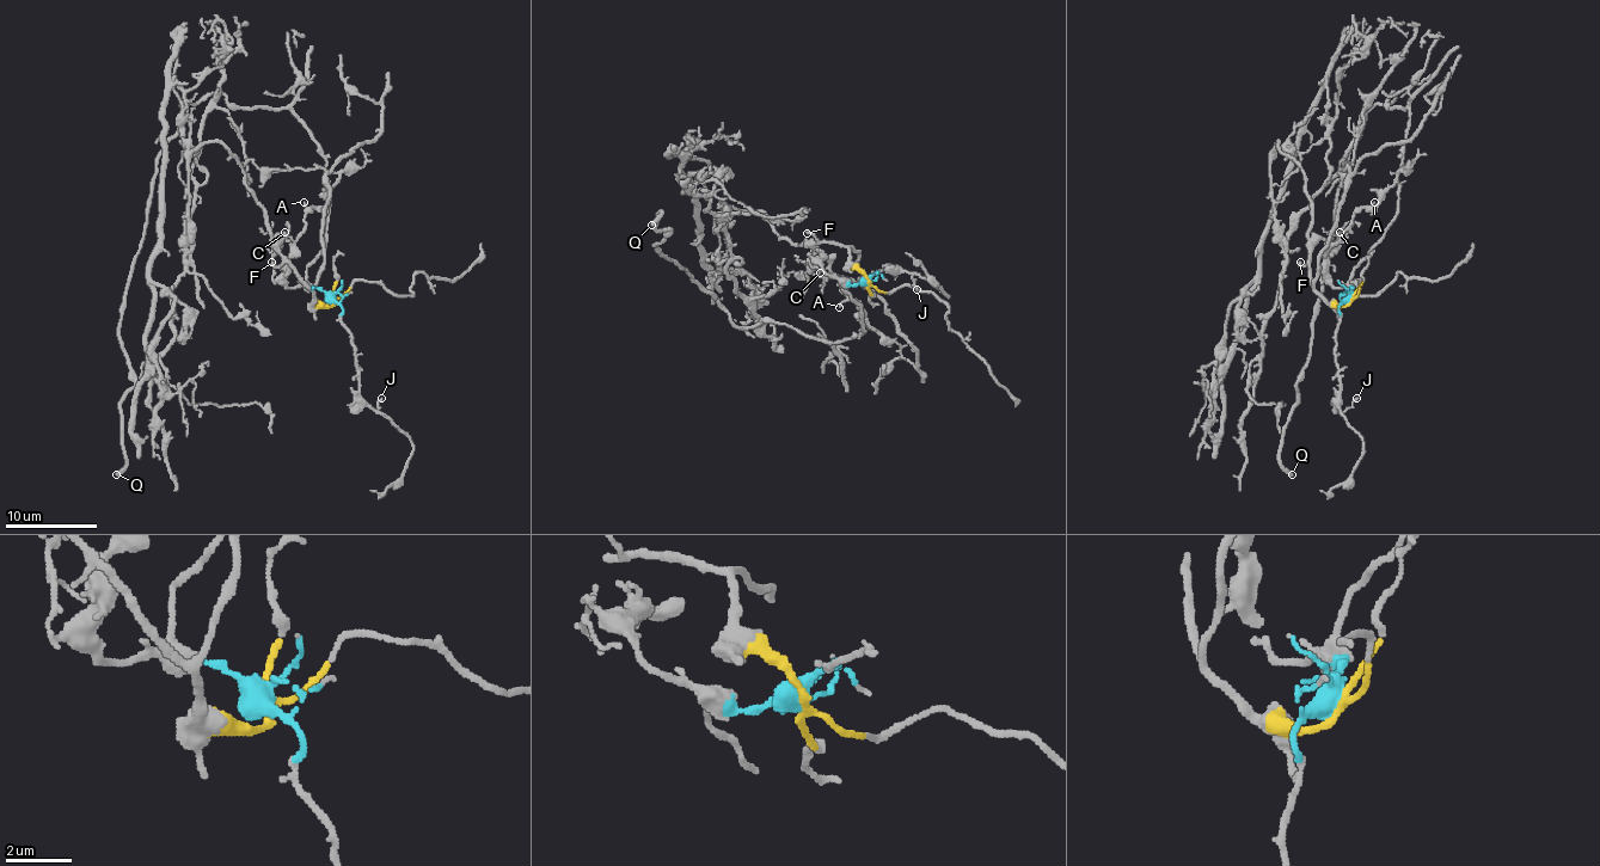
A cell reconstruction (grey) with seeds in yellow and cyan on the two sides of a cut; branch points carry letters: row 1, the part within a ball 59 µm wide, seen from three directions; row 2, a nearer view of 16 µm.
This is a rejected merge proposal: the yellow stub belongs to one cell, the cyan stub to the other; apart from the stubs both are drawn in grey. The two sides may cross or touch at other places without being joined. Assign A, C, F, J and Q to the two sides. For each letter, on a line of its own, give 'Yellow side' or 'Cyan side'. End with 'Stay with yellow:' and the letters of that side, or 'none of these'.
A: Cyan side
C: Cyan side
F: Yellow side
J: Cyan side
Q: Cyan side
Stay with yellow: F

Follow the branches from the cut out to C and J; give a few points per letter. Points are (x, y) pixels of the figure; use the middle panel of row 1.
C: (868, 283), (845, 286), (821, 266), (826, 258), (828, 265), (820, 271)
J: (868, 283), (877, 271), (887, 269), (912, 276), (917, 290)

